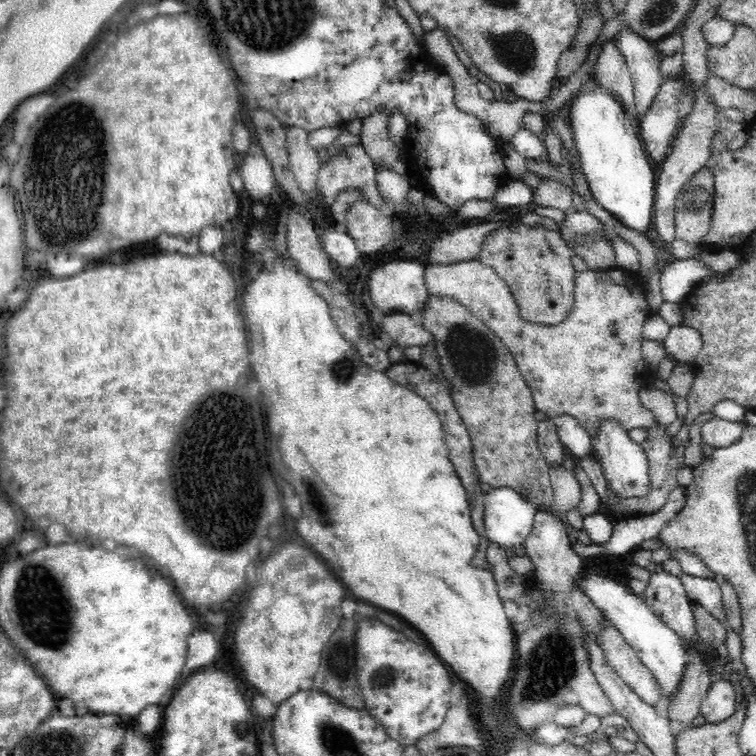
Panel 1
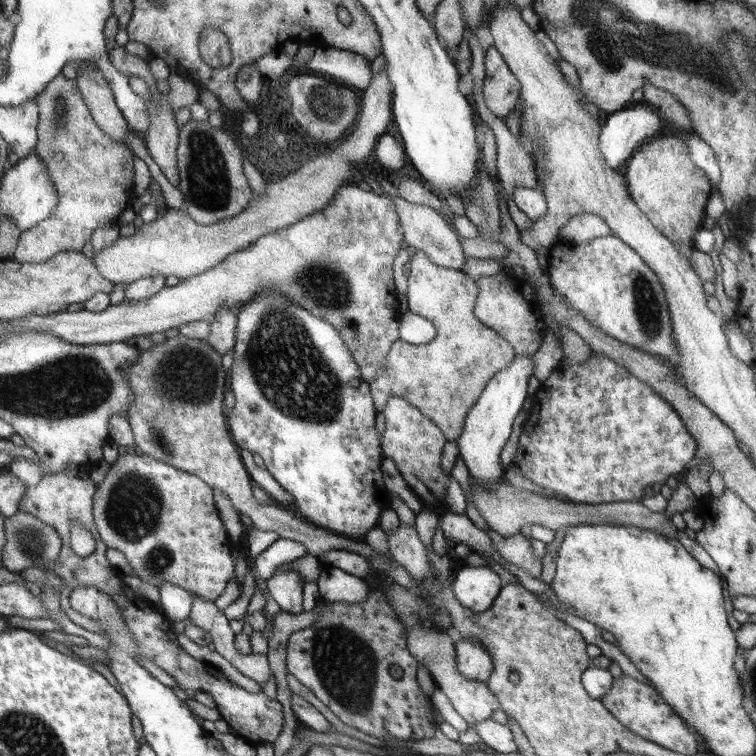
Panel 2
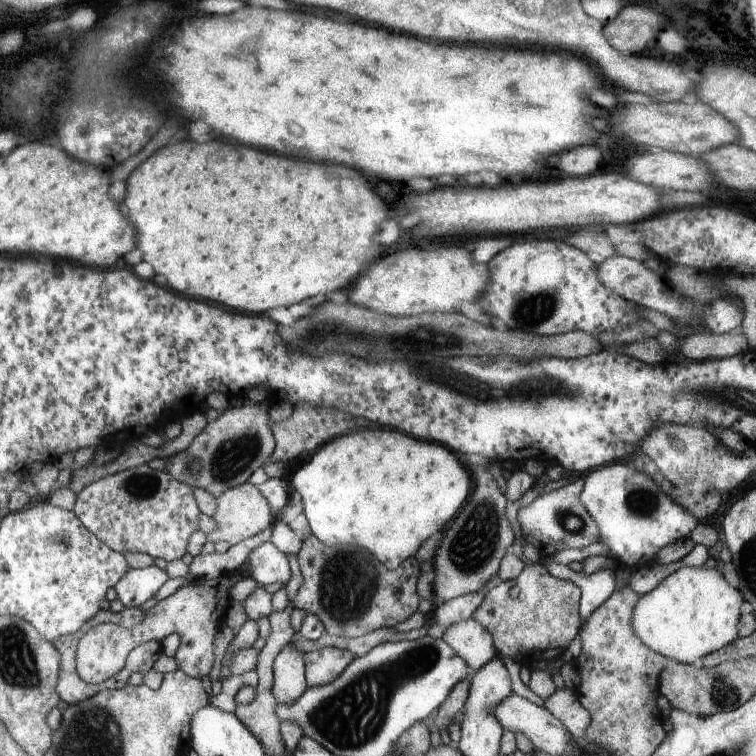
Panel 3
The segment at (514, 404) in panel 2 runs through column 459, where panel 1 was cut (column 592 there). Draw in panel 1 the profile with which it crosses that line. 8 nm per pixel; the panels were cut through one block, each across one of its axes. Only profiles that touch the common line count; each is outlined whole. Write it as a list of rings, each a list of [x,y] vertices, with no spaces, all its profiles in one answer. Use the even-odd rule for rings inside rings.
[[[600,418],[596,432],[590,436],[590,456],[600,464],[604,480],[618,500],[648,498],[652,488],[648,454],[640,442],[630,438],[630,432],[616,418]]]

